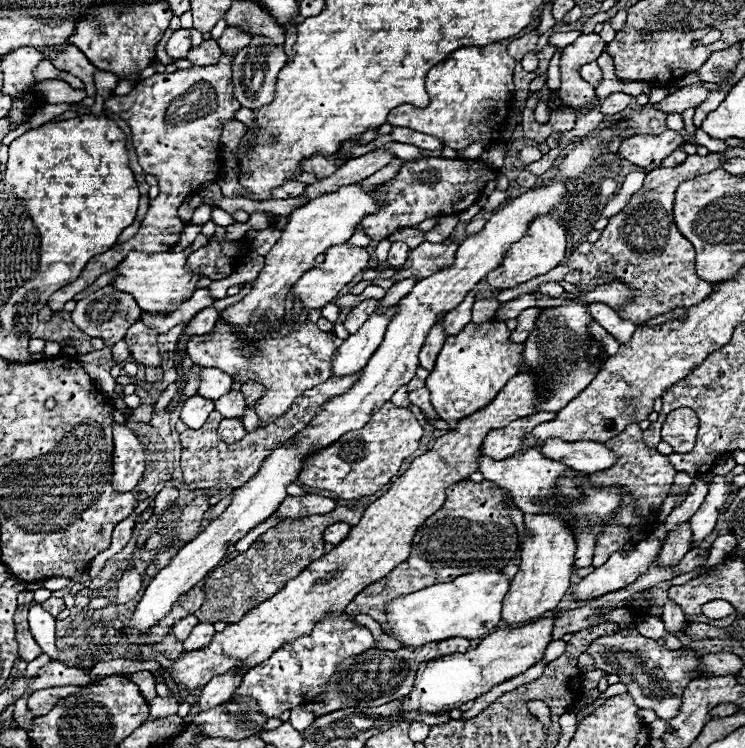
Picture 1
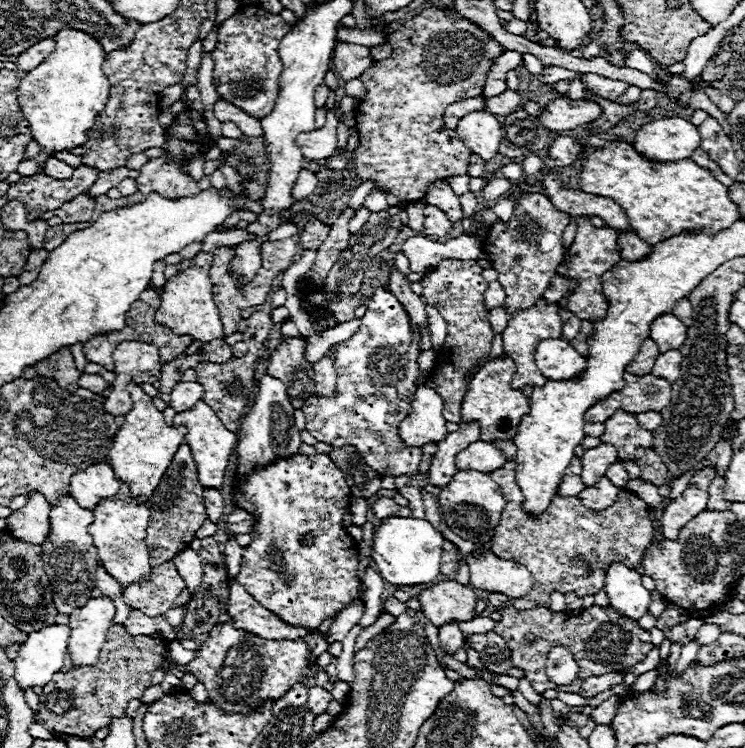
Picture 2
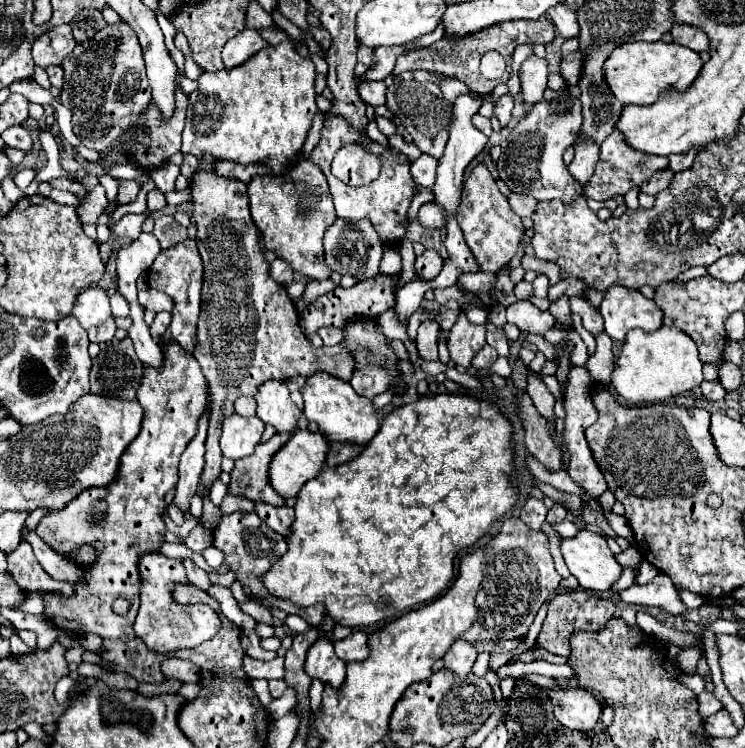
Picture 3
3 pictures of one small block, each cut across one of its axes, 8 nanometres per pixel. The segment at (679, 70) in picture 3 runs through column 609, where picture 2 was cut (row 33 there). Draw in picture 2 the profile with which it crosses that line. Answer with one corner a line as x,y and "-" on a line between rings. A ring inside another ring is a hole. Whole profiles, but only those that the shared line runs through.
60,30
56,36
56,50
32,72
28,72
18,86
18,100
20,100
20,108
26,116
26,120
30,120
32,132
34,132
34,140
40,144
40,148
44,152
48,152
48,156
54,156
56,152
70,152
72,148
84,146
90,136
88,130
94,128
94,120
96,116
104,110
106,102
108,102
108,78
102,72
102,62
104,62
104,50
102,46
90,38
86,32
80,30

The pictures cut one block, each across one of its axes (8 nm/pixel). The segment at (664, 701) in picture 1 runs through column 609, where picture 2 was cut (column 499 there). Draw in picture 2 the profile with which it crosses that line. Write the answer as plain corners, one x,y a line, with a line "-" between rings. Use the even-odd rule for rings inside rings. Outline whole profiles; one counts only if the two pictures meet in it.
496,632
466,636
466,644
478,652
482,664
488,670
492,670
496,674
506,674
508,668
512,668
510,650
508,650
506,642

